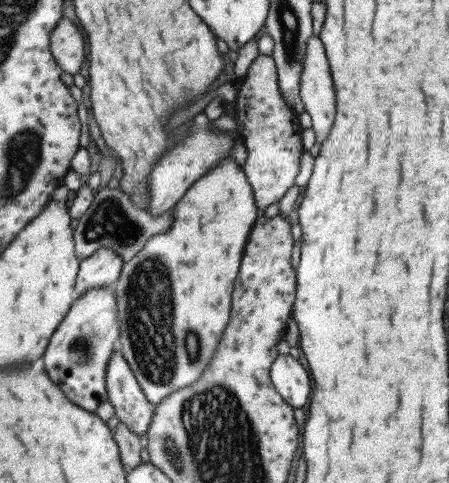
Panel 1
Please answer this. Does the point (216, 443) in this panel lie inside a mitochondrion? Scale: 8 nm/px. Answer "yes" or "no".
yes

